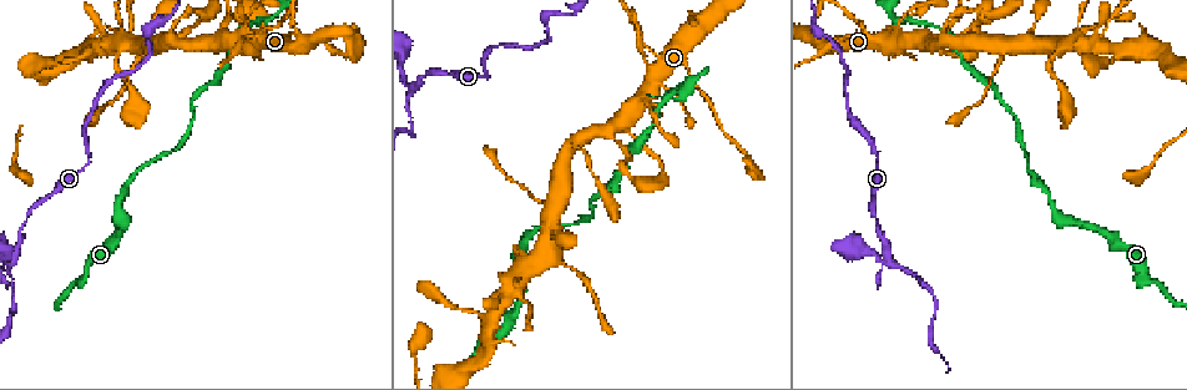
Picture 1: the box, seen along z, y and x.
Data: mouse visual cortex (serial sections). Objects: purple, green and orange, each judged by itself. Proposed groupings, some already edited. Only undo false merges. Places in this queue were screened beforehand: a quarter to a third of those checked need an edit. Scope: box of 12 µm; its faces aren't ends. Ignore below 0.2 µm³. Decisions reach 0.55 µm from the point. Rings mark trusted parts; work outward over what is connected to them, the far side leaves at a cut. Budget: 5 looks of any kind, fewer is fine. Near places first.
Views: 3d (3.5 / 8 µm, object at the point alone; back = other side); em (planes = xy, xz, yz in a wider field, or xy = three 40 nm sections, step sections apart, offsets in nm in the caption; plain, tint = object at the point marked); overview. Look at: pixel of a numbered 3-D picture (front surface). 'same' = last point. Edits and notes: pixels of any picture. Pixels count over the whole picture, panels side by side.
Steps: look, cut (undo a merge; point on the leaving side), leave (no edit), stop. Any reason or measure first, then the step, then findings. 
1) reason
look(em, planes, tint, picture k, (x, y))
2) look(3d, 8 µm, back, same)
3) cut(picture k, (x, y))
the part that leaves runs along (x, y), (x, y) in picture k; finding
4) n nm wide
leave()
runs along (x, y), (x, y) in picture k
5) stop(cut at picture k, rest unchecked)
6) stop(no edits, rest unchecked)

small branch off a trunk
look(3d, 3.5 µm, picture 1, (627, 129))

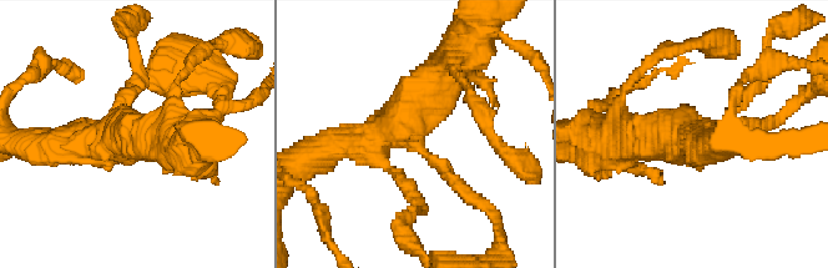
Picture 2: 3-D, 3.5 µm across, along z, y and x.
look(em, xy, step 5, tint, picture 2, (415, 143))

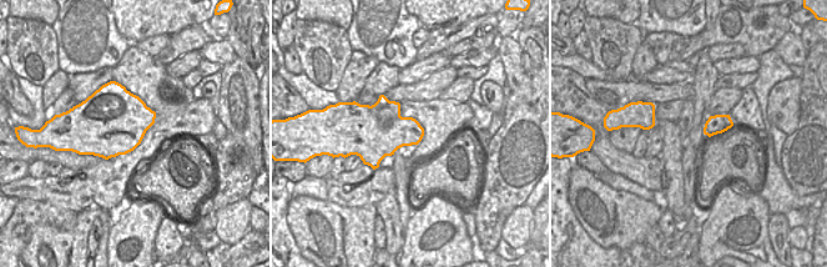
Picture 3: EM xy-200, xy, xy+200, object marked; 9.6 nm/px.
arms of 150, 200, 400, 500 nm
leave()
runs along (450, 64), (397, 125), (319, 153) in picture 2; all the same cell

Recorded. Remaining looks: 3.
two arms in line, one across
look(3d, 3.5 µm, back, picture 1, (892, 12))

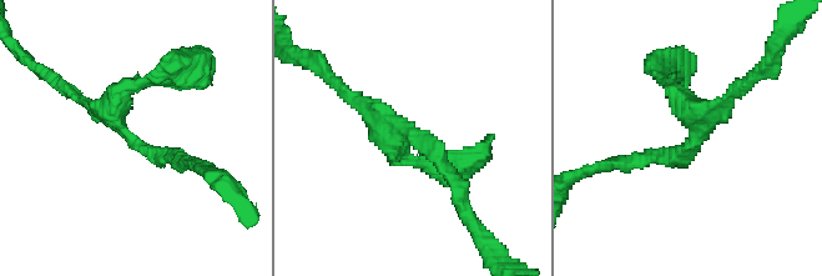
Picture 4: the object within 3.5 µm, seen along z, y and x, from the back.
3 arms; arms of 150, 150, 200 nm; shape alone is not enough
look(em, xy, step 5, tint, picture 4, (127, 133))

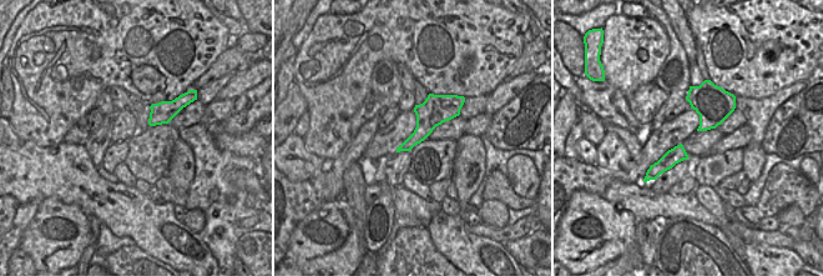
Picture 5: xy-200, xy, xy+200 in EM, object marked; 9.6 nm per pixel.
leave()
runs along (180, 160), (115, 123), (115, 95), (142, 88) in picture 4; continuous, no second cell

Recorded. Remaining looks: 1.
stop(no edits, rest unchecked)

